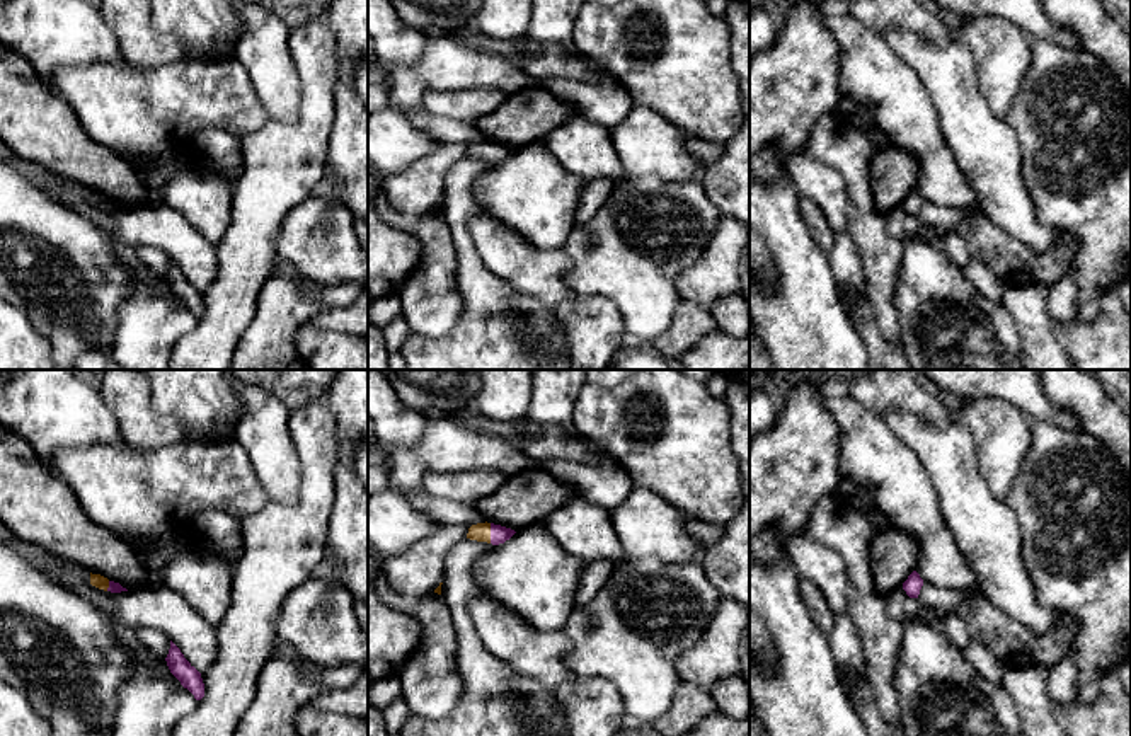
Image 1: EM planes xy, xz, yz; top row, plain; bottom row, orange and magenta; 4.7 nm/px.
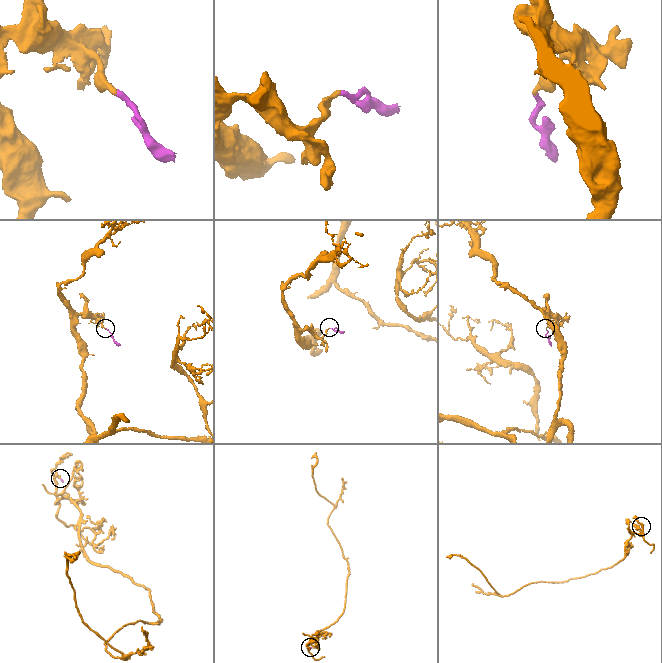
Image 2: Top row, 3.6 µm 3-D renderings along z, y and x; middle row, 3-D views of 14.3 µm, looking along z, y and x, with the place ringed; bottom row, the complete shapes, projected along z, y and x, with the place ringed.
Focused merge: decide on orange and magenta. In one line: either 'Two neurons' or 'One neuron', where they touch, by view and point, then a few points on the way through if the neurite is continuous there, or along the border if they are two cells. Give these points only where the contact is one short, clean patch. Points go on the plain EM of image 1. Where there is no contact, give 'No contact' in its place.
One neuron. Touches orange at xz (489, 152). Path across: xz (481, 150), (489, 152), (499, 152)

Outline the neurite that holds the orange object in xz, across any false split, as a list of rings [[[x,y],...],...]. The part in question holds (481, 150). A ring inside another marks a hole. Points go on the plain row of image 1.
[[[485,140],[485,141],[472,143],[468,147],[467,157],[499,164],[509,158],[514,152],[516,150],[511,147]]]

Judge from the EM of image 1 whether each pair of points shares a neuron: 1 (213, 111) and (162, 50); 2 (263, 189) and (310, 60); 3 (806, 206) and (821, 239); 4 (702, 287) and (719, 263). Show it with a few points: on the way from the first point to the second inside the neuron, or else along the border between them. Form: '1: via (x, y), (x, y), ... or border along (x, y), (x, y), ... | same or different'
1: border along (189, 57), (154, 67), (133, 65) | different
2: via (292, 157), (312, 128), (314, 92) | same
3: via (813, 215), (820, 230) | same
4: via (707, 281), (717, 268) | same

